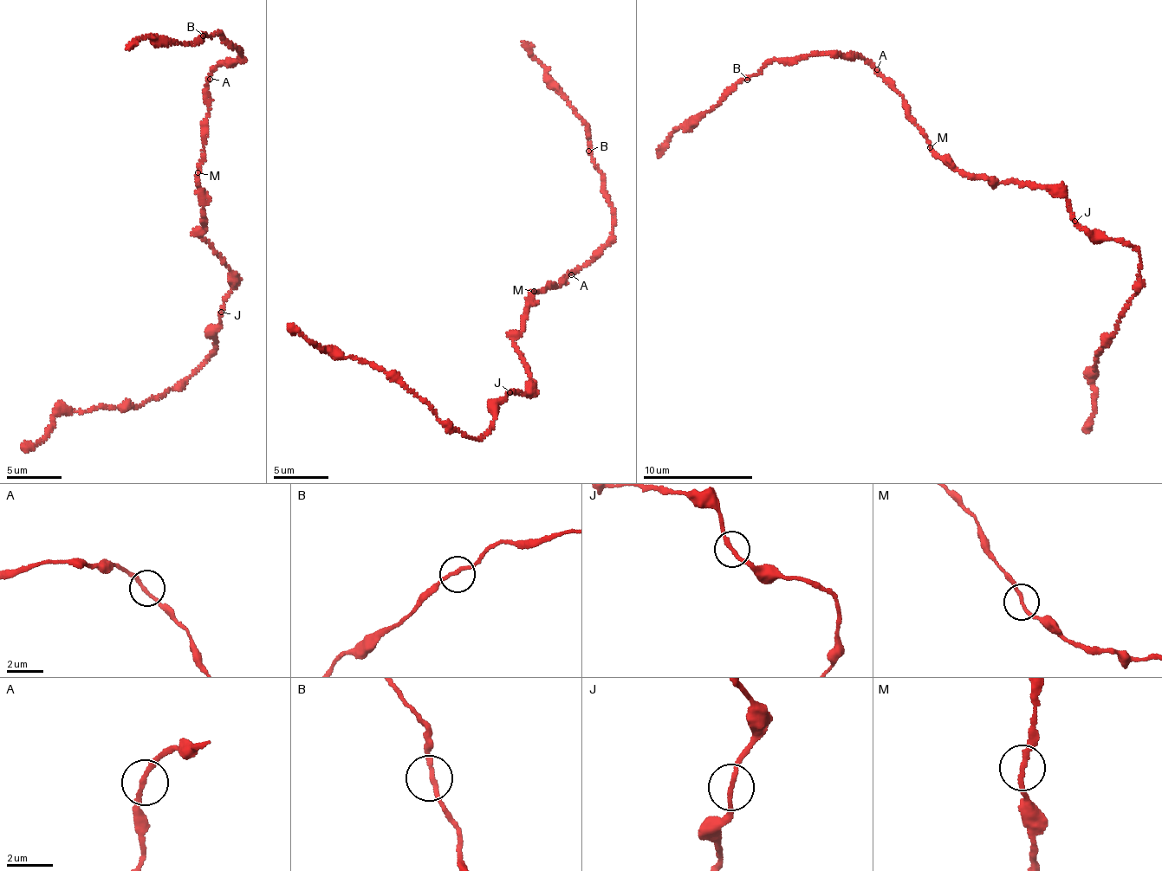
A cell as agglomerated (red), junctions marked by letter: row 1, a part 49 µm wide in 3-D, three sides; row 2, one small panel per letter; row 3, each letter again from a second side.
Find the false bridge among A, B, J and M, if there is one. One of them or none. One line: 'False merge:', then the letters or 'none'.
False merge: none

